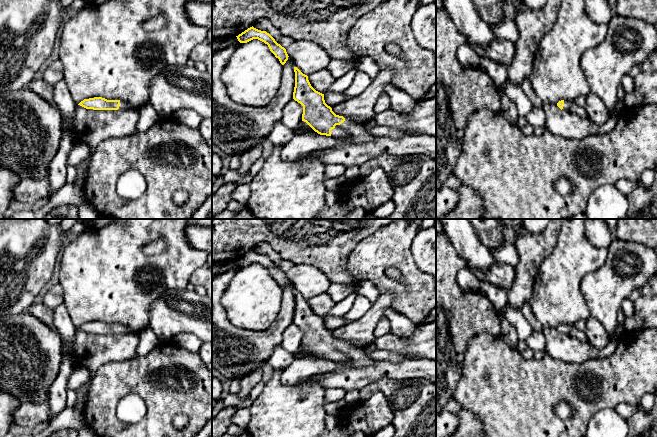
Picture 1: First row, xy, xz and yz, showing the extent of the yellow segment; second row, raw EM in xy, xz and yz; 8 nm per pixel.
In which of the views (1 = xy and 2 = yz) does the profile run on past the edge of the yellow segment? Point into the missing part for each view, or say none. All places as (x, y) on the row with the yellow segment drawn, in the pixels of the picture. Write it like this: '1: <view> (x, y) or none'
1: xy (123, 105)
2: yz (571, 106)

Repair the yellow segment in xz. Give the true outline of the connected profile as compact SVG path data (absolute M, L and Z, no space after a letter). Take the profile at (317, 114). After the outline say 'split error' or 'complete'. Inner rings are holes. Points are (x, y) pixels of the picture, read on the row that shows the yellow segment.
M294 67L295 87L293 99L303 106L302 121L306 122L320 135L341 139L344 143L354 144L369 142L374 139L364 124L336 115L325 103L324 94L316 91L308 76Z; split error

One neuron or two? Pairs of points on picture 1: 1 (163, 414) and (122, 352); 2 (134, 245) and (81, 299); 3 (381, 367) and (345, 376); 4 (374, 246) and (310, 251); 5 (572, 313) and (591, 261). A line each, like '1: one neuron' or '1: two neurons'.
1: two neurons
2: one neuron
3: one neuron
4: two neurons
5: one neuron

